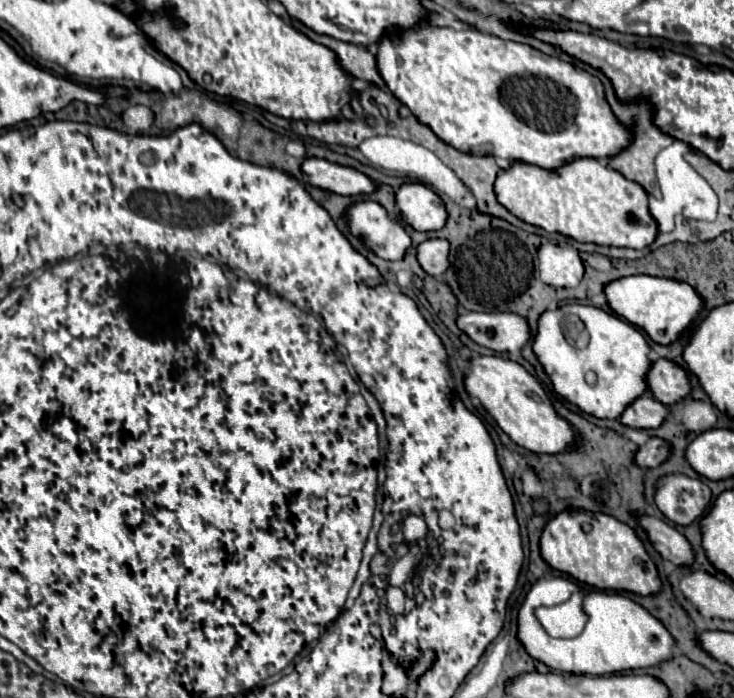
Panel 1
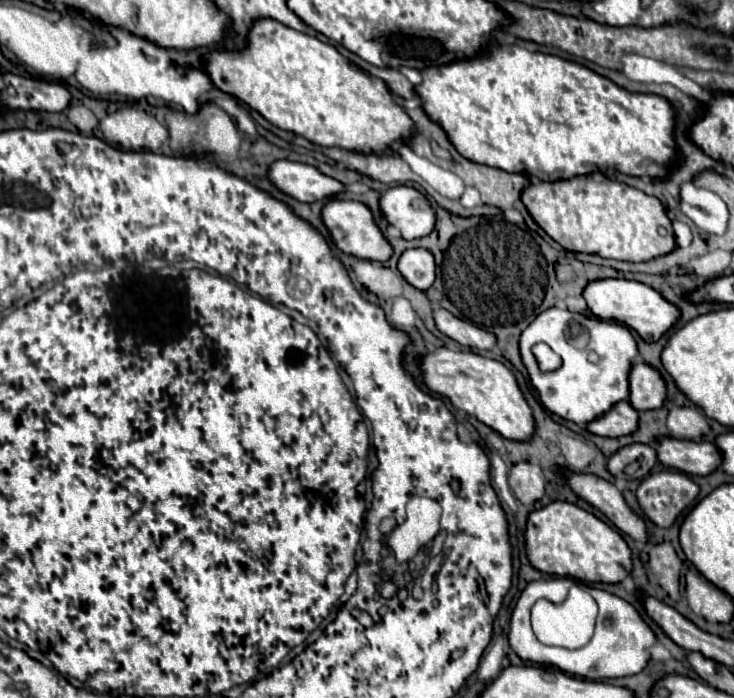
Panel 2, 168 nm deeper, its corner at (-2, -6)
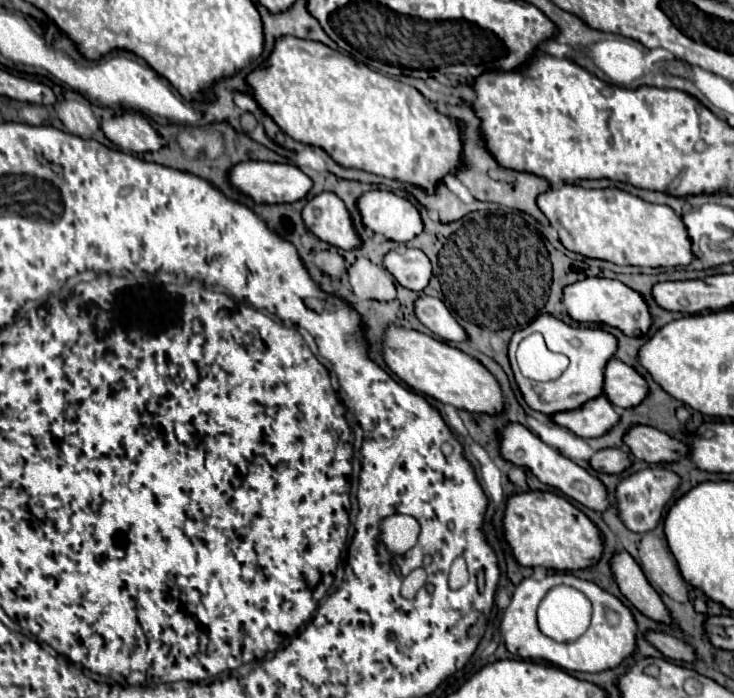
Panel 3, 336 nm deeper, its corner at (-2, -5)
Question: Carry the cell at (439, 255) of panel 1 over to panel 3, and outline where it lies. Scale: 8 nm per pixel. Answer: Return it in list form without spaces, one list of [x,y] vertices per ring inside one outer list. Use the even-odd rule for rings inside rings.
[[[415,248],[389,252],[385,256],[385,266],[399,284],[415,292],[425,290],[431,280],[431,262],[427,260],[425,252]]]

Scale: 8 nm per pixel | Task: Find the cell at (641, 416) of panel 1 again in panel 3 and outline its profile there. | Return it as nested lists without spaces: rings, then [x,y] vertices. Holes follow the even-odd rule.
[[[599,396],[595,400],[589,400],[579,410],[555,414],[553,422],[565,426],[567,430],[571,430],[581,438],[599,438],[607,434],[613,426],[617,426],[619,414],[615,412],[607,396]]]

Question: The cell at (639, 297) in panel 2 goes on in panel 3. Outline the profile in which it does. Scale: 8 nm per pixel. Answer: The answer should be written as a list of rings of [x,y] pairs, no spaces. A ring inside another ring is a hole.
[[[587,278],[567,286],[563,290],[563,296],[565,296],[565,308],[569,316],[577,322],[607,324],[607,326],[623,330],[627,336],[647,336],[653,324],[653,316],[649,312],[649,304],[645,302],[645,298],[619,280]]]

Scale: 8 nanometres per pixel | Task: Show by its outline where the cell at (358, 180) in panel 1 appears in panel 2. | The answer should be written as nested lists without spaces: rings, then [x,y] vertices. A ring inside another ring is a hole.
[[[273,161],[267,177],[281,193],[303,203],[321,201],[345,189],[339,181],[319,173],[315,167],[293,161]]]

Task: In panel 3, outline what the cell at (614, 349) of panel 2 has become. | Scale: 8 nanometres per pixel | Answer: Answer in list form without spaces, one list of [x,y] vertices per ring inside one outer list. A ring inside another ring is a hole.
[[[541,314],[537,320],[533,320],[527,328],[515,332],[515,336],[511,338],[511,344],[509,344],[509,360],[511,360],[511,366],[513,366],[513,372],[515,372],[515,380],[517,380],[517,386],[525,398],[525,402],[537,410],[537,412],[543,412],[547,416],[553,416],[557,412],[567,412],[567,410],[577,410],[581,406],[585,406],[585,402],[597,398],[603,394],[603,380],[605,380],[605,366],[611,358],[615,358],[615,352],[617,352],[617,338],[603,330],[603,328],[581,328],[581,326],[571,326],[571,324],[565,324],[563,320],[555,318],[553,314]],[[533,332],[541,332],[545,336],[545,342],[547,342],[547,348],[551,352],[561,352],[565,354],[571,362],[569,362],[569,368],[557,378],[557,380],[551,380],[551,382],[535,382],[535,380],[529,380],[521,374],[519,366],[517,366],[517,360],[515,360],[515,350],[517,350],[517,344],[533,334]]]

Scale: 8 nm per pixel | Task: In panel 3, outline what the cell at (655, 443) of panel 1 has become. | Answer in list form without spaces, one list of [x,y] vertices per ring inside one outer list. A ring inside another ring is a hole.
[[[605,448],[595,452],[595,456],[589,462],[597,472],[621,474],[631,466],[631,454],[623,452],[621,448]]]

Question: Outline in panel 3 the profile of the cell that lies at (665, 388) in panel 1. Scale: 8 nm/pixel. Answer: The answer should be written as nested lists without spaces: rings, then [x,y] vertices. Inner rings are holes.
[[[611,358],[605,368],[603,392],[613,406],[635,408],[647,398],[649,386],[635,368],[627,366],[617,358]]]

